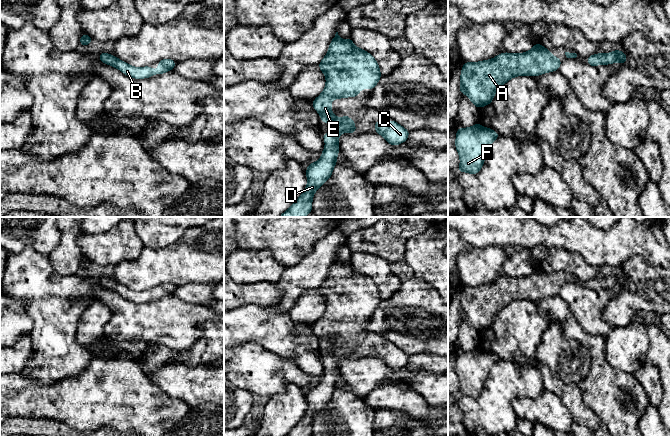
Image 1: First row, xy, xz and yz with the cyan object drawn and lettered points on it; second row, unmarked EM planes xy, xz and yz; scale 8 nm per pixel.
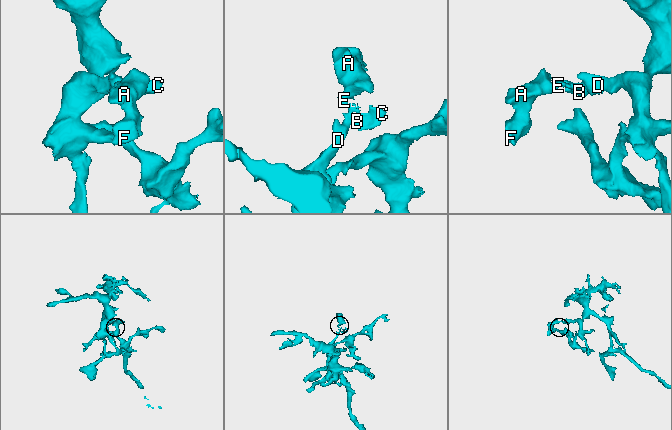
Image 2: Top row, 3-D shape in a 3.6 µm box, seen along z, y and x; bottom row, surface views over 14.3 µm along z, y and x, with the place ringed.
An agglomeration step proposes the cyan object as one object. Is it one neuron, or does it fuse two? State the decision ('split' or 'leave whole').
leave whole

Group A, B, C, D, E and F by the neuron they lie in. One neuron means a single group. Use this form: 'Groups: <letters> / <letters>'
Groups: A B C D E F

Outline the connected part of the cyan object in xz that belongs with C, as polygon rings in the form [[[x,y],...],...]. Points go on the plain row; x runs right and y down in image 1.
[[[378,344],[375,346],[375,357],[381,358],[390,369],[396,370],[407,365],[410,356],[393,344]]]

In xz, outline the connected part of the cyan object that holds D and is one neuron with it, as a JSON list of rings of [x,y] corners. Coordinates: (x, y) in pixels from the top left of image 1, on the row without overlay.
[[[336,256],[333,264],[330,267],[329,273],[327,275],[327,279],[322,283],[322,285],[318,288],[320,294],[325,298],[326,301],[326,310],[323,316],[312,325],[312,329],[314,333],[321,339],[320,345],[324,347],[331,347],[334,351],[333,357],[323,357],[322,361],[326,367],[322,375],[322,379],[320,383],[315,387],[309,387],[308,392],[305,395],[308,407],[306,412],[304,413],[301,420],[291,429],[291,431],[285,436],[312,436],[312,424],[313,419],[332,399],[332,395],[337,386],[337,377],[341,376],[341,373],[338,370],[338,363],[341,357],[356,357],[357,352],[354,350],[355,345],[350,343],[346,337],[342,337],[342,341],[345,343],[344,345],[339,344],[339,340],[334,340],[331,335],[332,328],[330,327],[334,323],[346,322],[346,321],[357,321],[359,319],[360,313],[374,313],[374,311],[378,308],[379,303],[382,301],[380,297],[380,293],[377,285],[374,281],[366,276],[363,273],[357,272],[352,263],[348,262],[347,264],[343,264],[339,261],[338,256]]]

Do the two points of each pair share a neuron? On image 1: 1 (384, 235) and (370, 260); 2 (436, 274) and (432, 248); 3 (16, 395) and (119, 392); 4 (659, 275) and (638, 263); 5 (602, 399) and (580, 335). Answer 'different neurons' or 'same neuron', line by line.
1: different neurons
2: same neuron
3: same neuron
4: same neuron
5: same neuron

